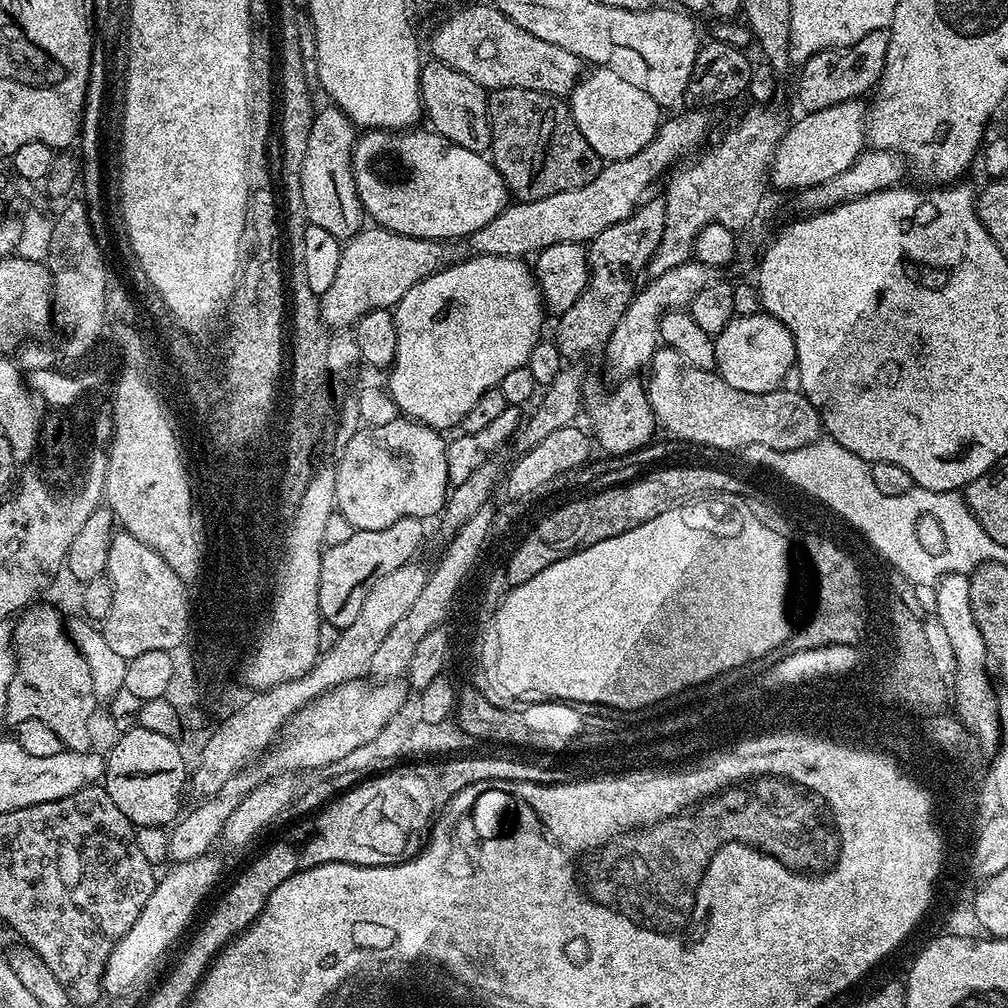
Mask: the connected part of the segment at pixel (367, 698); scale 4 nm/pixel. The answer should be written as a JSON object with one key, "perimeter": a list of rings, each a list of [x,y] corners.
{"perimeter":[[[363,679],[346,682],[342,686],[330,690],[324,696],[319,696],[311,704],[307,704],[301,712],[297,712],[285,727],[282,739],[275,745],[274,750],[269,751],[259,761],[262,774],[260,776],[271,778],[281,773],[298,774],[298,771],[302,768],[323,770],[338,759],[346,758],[348,755],[353,754],[354,750],[364,748],[372,739],[378,738],[383,728],[392,720],[397,719],[398,713],[396,711],[404,704],[405,685],[400,682],[364,683]]]}

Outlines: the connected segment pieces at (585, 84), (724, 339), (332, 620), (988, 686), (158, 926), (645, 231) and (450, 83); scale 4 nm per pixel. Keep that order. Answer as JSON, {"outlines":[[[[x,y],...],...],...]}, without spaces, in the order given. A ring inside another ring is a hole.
{"outlines":[[[[596,66],[591,71],[570,93],[572,117],[578,130],[582,130],[582,138],[590,142],[590,146],[604,162],[638,154],[638,150],[642,150],[642,146],[646,146],[646,142],[650,142],[650,138],[654,138],[660,129],[660,105],[654,102],[654,98],[650,98],[650,94],[646,94],[646,90],[638,90],[638,86],[630,86],[626,78],[618,78],[614,70]]],[[[755,310],[749,316],[733,316],[720,333],[714,337],[714,371],[734,390],[746,394],[766,394],[777,391],[780,384],[796,367],[796,347],[794,338],[786,326],[776,316],[769,316],[763,310]]],[[[411,516],[394,522],[386,530],[353,531],[347,542],[333,548],[325,547],[321,558],[321,578],[318,582],[318,606],[323,623],[341,629],[350,626],[366,602],[366,594],[390,570],[409,563],[424,540],[425,521]]],[[[951,572],[940,577],[937,586],[937,602],[938,622],[942,629],[943,639],[946,641],[949,649],[959,653],[960,704],[954,708],[955,715],[960,716],[961,722],[976,735],[973,737],[979,743],[995,745],[1001,739],[1000,708],[996,705],[996,692],[992,689],[991,678],[988,677],[988,668],[990,672],[988,647],[982,638],[982,630],[978,630],[978,622],[974,622],[974,610],[970,608],[970,582],[968,581],[968,576],[962,572]]],[[[211,855],[199,856],[196,860],[172,864],[165,876],[156,881],[156,889],[150,894],[150,902],[142,908],[138,922],[122,939],[117,942],[110,958],[104,967],[103,991],[112,996],[120,996],[128,992],[152,967],[156,959],[175,942],[187,933],[192,918],[193,905],[199,905],[204,889],[208,884],[222,876],[221,870],[212,868]]],[[[645,199],[644,203],[639,204],[634,214],[630,214],[630,218],[622,222],[614,222],[614,226],[606,226],[606,230],[602,230],[602,234],[598,234],[587,245],[588,284],[574,302],[574,306],[570,306],[570,310],[559,313],[557,319],[560,321],[556,324],[554,341],[562,357],[576,358],[572,356],[588,356],[591,352],[599,353],[608,343],[614,326],[618,326],[618,318],[622,318],[622,314],[627,310],[628,304],[637,291],[636,272],[643,273],[647,269],[654,250],[658,250],[658,242],[662,242],[662,234],[666,226],[666,206],[663,199],[652,199]]],[[[432,58],[420,70],[420,102],[423,115],[428,116],[431,131],[444,136],[466,150],[484,154],[492,147],[492,131],[488,117],[488,92],[478,82],[466,78],[458,70]]]]}

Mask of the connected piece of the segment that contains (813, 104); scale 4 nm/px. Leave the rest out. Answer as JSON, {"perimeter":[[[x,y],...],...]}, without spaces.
{"perimeter":[[[883,28],[882,30],[870,30],[870,34],[866,34],[866,38],[858,38],[858,42],[845,48],[827,48],[814,54],[798,68],[800,77],[796,80],[796,96],[800,99],[801,109],[804,112],[817,112],[826,110],[826,106],[838,106],[847,100],[860,100],[864,98],[864,95],[867,97],[880,83],[880,75],[884,73],[887,49],[888,30]]]}

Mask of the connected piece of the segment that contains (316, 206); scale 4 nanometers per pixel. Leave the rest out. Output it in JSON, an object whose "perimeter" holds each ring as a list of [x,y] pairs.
{"perimeter":[[[328,104],[313,115],[301,168],[301,190],[307,221],[341,240],[352,239],[363,227],[366,213],[354,182],[352,150],[358,138],[352,120],[336,105]]]}

